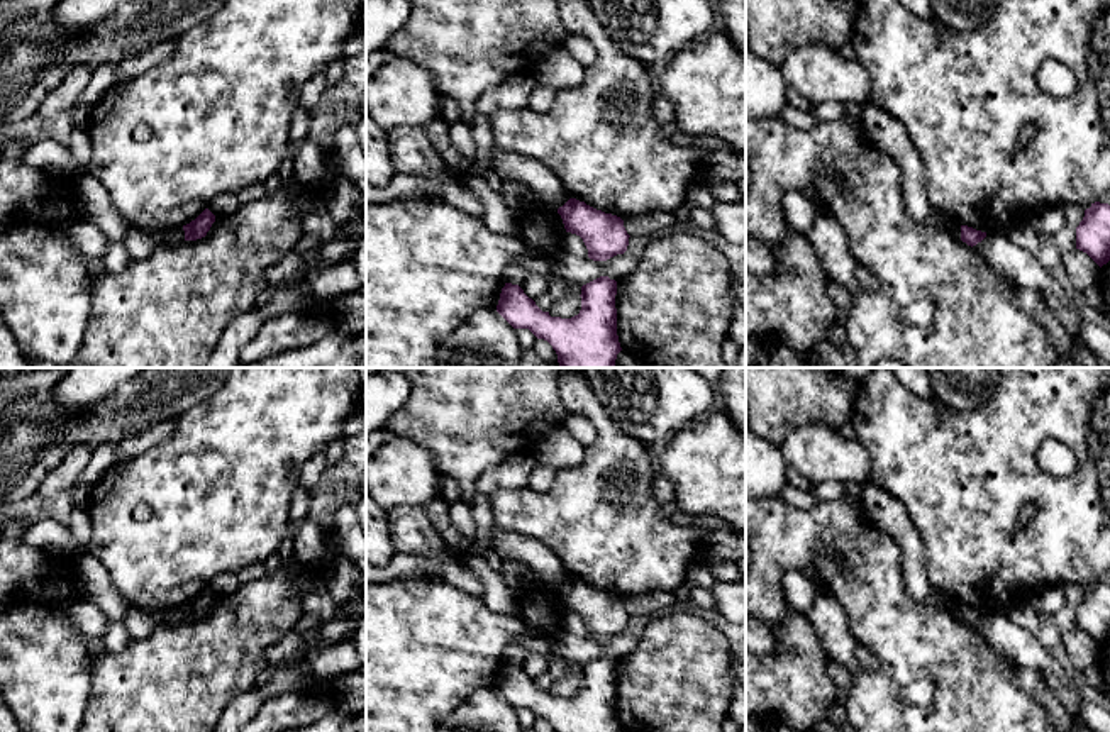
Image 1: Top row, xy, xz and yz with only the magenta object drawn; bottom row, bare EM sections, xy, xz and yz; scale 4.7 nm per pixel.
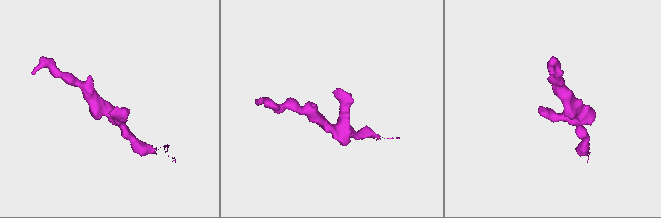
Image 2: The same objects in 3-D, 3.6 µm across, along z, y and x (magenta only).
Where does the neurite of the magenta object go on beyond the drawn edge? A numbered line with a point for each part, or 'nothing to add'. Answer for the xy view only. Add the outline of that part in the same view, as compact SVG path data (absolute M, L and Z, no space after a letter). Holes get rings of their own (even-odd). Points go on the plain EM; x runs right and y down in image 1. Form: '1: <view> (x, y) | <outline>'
nothing to add

